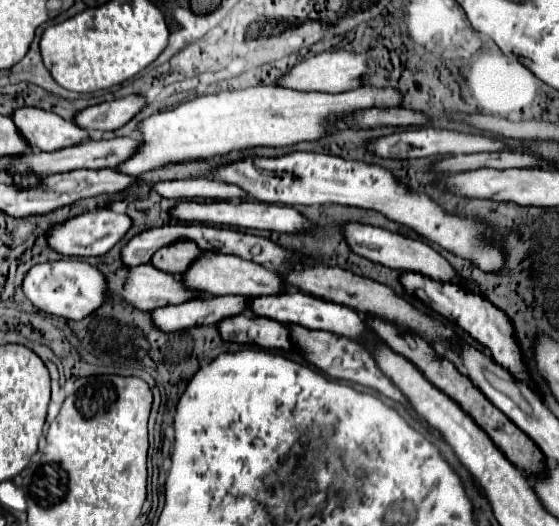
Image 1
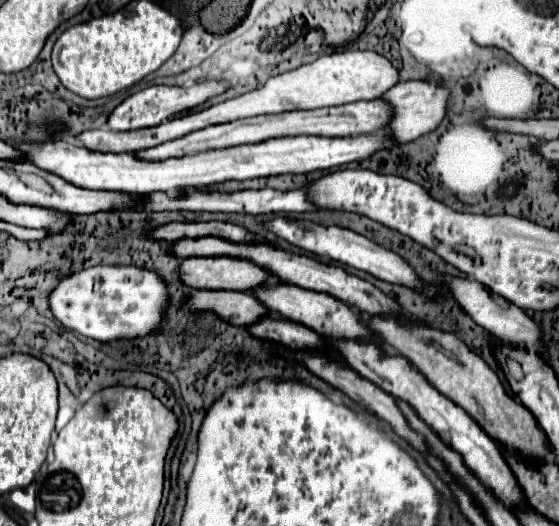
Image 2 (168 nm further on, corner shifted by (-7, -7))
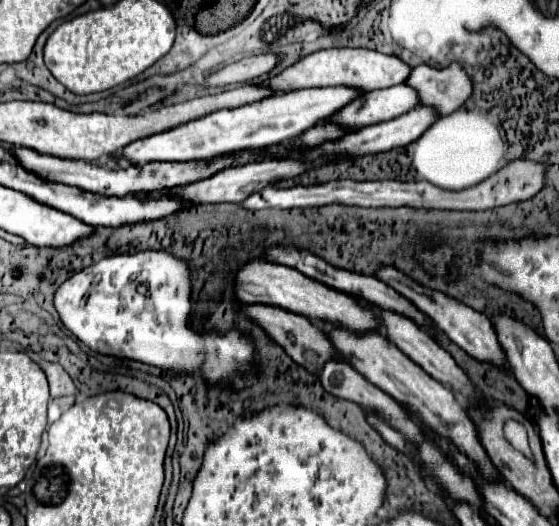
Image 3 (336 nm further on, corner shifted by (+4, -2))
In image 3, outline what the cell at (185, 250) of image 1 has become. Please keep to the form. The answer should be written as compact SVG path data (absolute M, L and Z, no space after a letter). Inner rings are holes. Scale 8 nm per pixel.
M251 259L247 261L235 275L235 297L245 303L265 303L289 309L293 313L305 315L307 319L325 319L327 323L335 323L353 331L369 331L379 329L379 323L373 311L363 309L353 297L329 289L311 277L305 277L293 267L285 267L279 263L271 263L265 259Z

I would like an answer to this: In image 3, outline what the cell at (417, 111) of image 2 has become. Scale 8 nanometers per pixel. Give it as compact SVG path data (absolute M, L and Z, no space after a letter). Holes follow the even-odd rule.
M457 63L445 69L419 65L409 73L405 85L413 85L421 97L419 105L433 107L439 117L459 109L473 91L471 79L461 71Z

